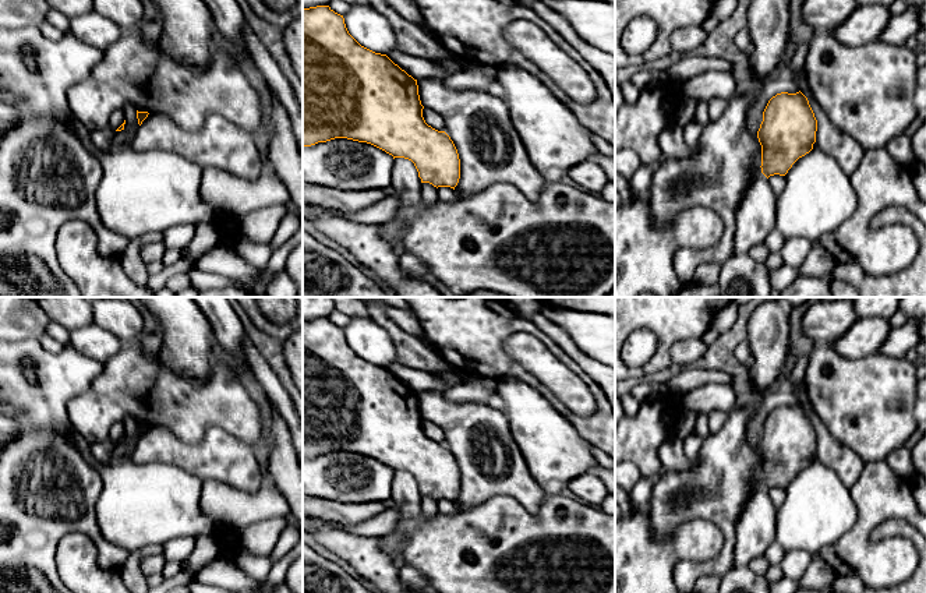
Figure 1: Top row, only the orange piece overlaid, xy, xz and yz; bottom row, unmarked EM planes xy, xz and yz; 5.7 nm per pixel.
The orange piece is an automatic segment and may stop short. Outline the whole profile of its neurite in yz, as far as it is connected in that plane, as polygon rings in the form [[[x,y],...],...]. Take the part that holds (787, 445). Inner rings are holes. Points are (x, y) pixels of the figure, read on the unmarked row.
[[[781,405],[773,409],[757,444],[761,458],[761,486],[785,488],[792,477],[813,462],[817,433],[807,410]]]

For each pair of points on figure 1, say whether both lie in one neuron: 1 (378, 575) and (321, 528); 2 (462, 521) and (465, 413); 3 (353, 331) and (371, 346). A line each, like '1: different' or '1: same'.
1: same
2: different
3: same

